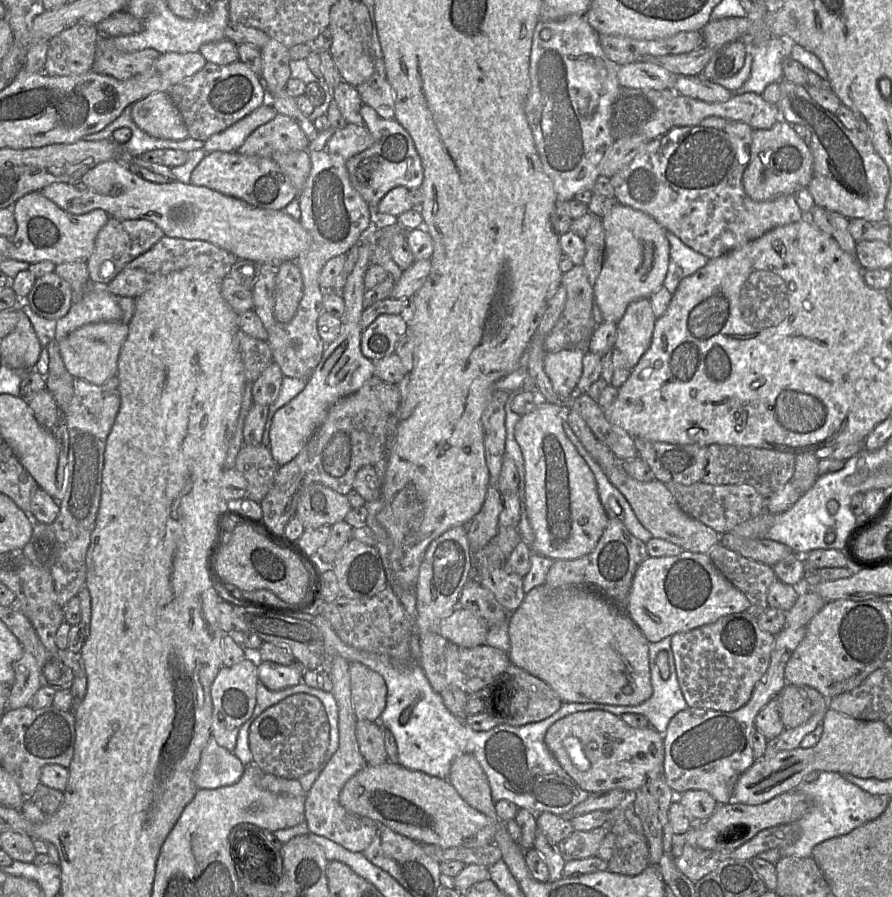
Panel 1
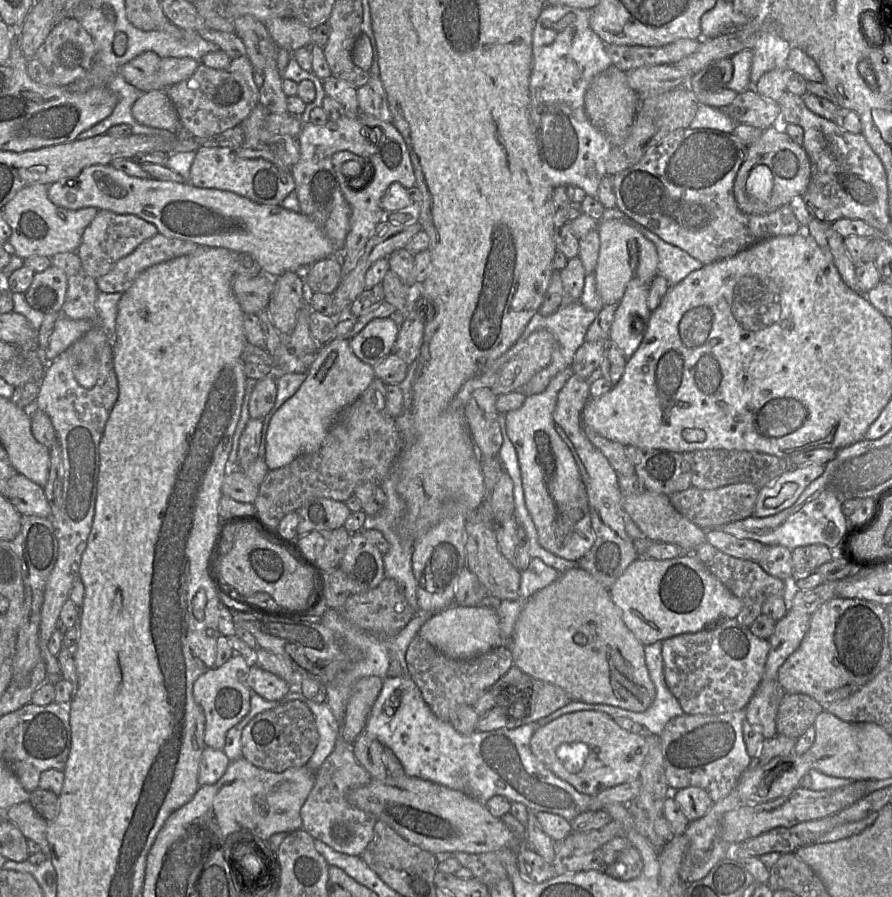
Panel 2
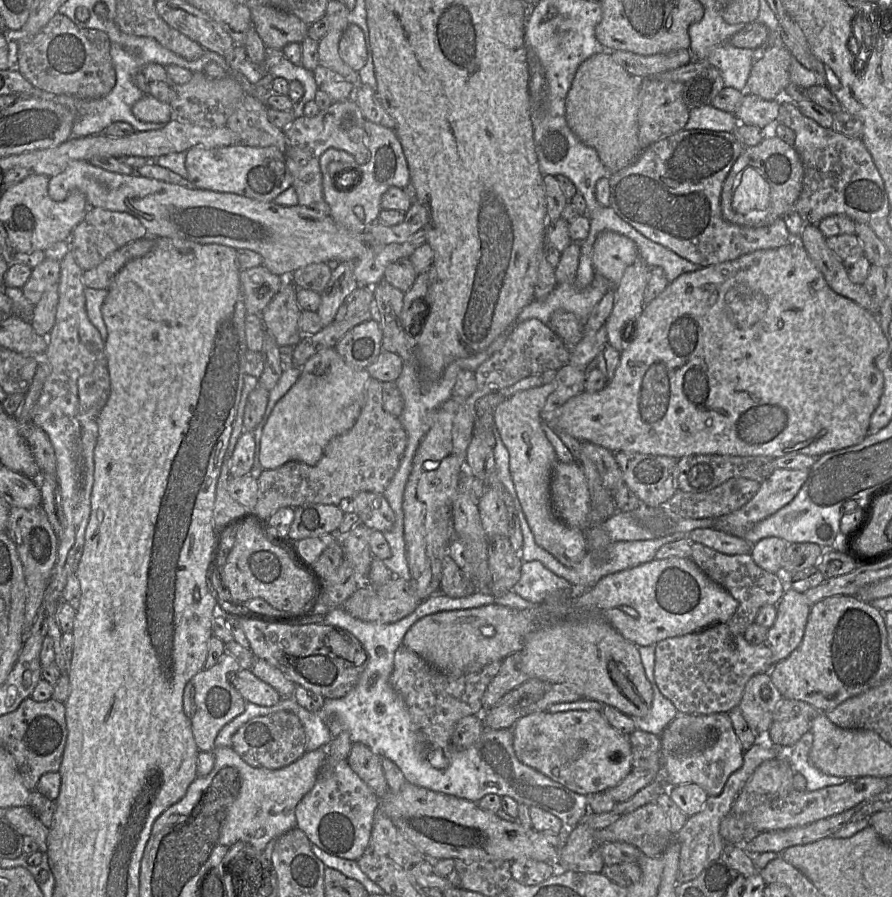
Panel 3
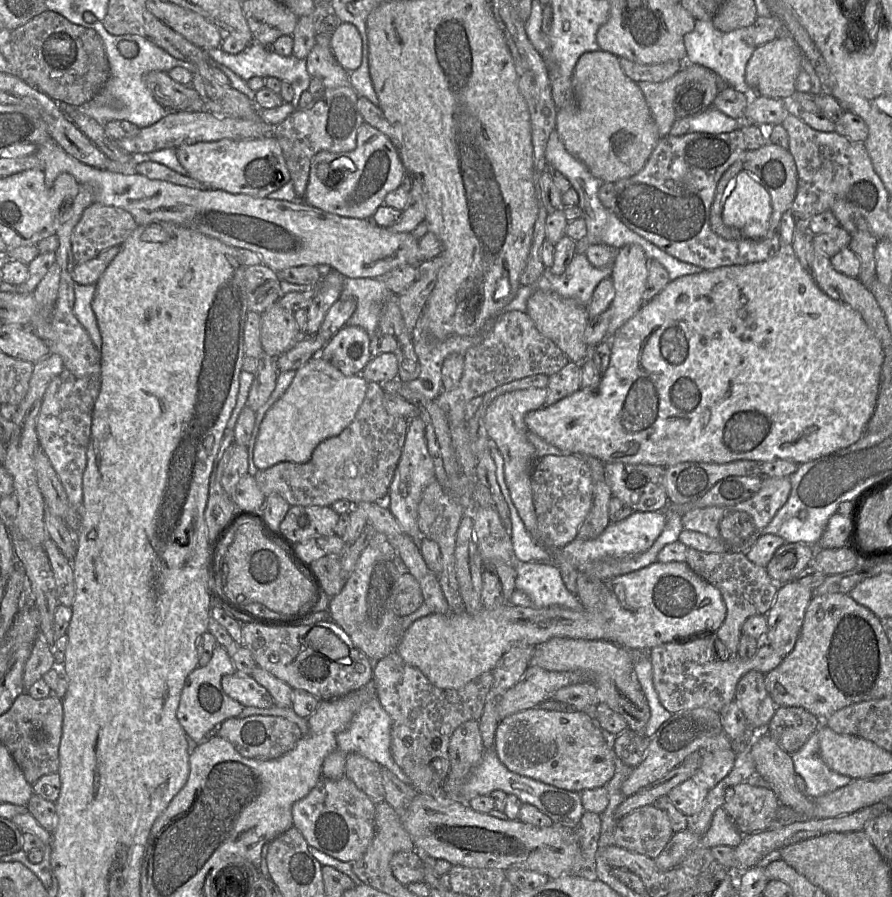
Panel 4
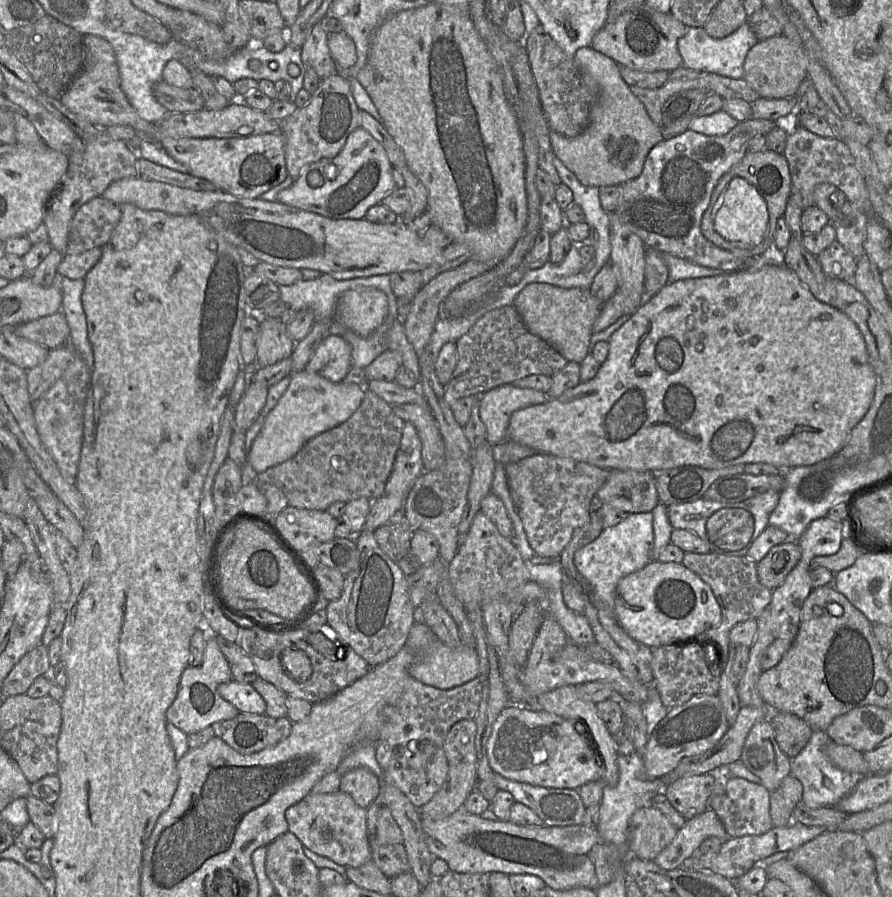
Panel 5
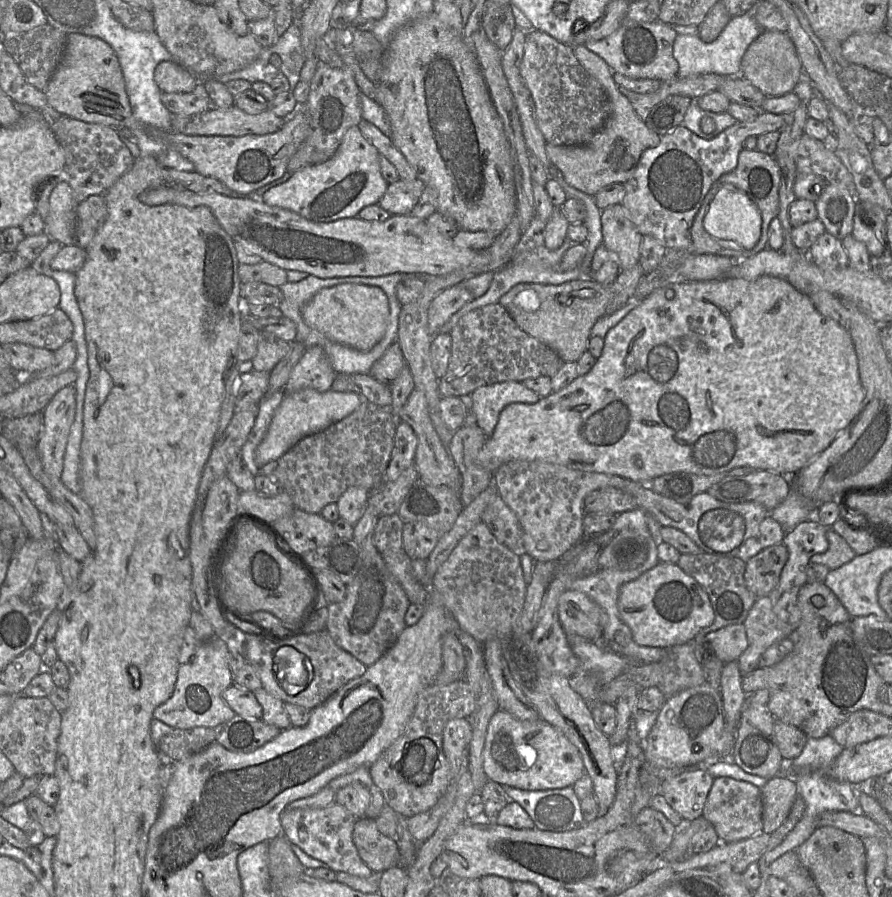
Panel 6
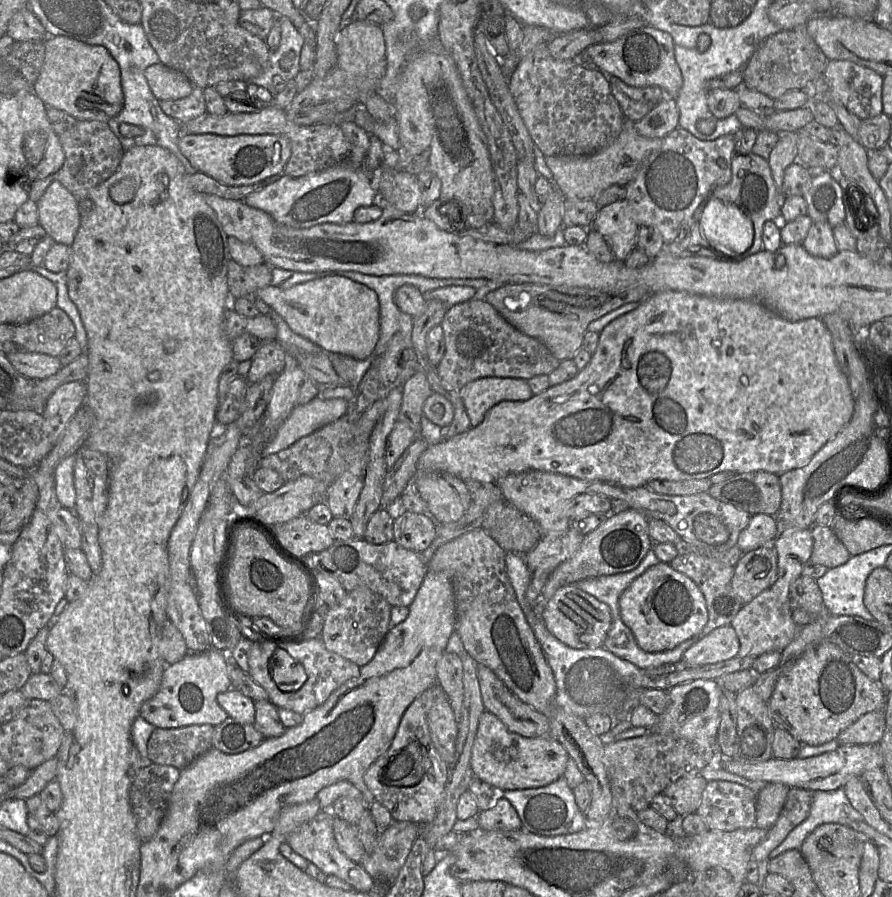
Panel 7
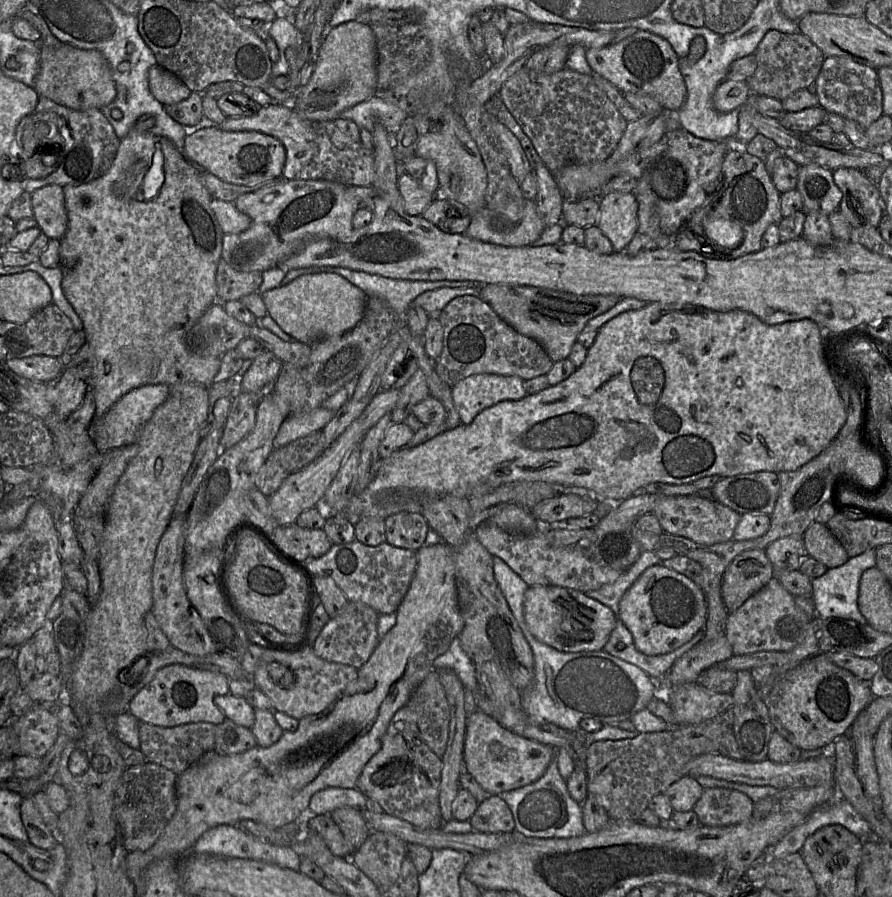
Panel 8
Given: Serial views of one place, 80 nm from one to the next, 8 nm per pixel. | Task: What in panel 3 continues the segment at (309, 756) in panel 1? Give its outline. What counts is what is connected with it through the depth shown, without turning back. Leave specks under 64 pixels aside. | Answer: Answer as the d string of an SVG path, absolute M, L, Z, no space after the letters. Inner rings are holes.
M289 711L253 717L231 739L232 748L252 767L280 769L302 757L307 750L306 733L299 717Z

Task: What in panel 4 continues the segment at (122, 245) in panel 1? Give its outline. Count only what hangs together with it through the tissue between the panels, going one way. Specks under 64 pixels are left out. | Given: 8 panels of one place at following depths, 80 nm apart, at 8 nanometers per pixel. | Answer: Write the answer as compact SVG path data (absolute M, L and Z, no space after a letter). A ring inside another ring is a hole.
M93 202L72 232L75 263L85 263L106 249L121 246L137 227L134 217L122 208Z

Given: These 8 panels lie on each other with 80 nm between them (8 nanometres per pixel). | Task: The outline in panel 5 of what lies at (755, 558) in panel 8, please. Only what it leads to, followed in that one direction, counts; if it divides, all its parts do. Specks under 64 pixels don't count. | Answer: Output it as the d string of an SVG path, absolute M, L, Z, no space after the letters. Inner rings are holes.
M785 541L773 546L768 553L756 563L759 582L770 590L779 587L788 573L801 558L801 549L797 541Z

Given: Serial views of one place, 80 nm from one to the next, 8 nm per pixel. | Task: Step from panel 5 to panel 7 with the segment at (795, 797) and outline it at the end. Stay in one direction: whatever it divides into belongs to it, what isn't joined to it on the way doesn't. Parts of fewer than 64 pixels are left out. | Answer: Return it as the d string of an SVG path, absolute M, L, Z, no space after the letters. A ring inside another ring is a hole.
M768 783L756 801L756 826L769 830L776 823L786 801L790 787L781 783Z

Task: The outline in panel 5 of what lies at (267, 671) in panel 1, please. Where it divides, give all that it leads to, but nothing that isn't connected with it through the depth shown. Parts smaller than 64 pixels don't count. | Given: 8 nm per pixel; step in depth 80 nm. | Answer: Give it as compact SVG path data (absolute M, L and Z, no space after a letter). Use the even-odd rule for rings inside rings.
M231 680L218 686L222 698L234 705L240 713L265 714L266 702L252 684Z

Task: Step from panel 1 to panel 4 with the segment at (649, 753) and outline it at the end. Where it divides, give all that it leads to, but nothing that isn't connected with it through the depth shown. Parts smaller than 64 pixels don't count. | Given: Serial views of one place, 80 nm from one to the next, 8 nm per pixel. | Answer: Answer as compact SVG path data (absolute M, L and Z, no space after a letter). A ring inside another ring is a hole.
M541 706L499 721L493 749L508 770L568 791L605 787L613 777L618 757L614 737L601 729L591 713L575 709L548 710Z

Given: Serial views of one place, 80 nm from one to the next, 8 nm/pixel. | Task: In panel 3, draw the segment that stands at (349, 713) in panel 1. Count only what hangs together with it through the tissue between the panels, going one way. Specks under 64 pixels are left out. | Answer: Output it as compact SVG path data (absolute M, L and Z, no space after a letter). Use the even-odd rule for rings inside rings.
M347 760L340 761L336 764L329 764L326 762L323 764L314 787L310 790L308 794L306 794L303 799L297 804L295 809L296 815L296 827L301 829L309 838L310 842L313 845L318 846L324 851L333 854L335 856L349 859L349 860L358 860L364 851L366 850L368 843L370 841L374 817L376 814L376 810L379 807L379 798L375 795L375 793L370 789L370 787L351 769Z

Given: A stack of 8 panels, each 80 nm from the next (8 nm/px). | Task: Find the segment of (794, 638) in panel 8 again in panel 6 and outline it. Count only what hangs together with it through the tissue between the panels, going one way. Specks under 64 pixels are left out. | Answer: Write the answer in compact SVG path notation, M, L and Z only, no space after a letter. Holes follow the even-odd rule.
M769 596L757 598L743 625L748 645L737 659L742 676L758 667L759 658L767 648L788 637L773 612Z

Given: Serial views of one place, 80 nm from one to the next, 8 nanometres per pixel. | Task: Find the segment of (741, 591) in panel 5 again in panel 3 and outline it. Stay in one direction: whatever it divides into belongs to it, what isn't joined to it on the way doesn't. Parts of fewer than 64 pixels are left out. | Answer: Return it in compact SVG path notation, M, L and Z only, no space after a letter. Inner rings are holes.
M701 543L691 544L691 557L697 567L712 581L723 587L738 603L727 625L734 634L743 635L761 607L777 605L786 589L782 572L777 574L760 568L750 554L726 555Z

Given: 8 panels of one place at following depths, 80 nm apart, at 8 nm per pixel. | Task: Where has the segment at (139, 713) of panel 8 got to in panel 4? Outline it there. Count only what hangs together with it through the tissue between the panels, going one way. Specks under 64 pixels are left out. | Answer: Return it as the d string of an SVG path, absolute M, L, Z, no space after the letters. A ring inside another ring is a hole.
M217 645L212 657L204 667L195 668L186 678L177 709L177 719L185 733L200 744L206 733L229 718L238 718L244 706L229 697L221 687L224 676L234 674L236 668L227 651Z

